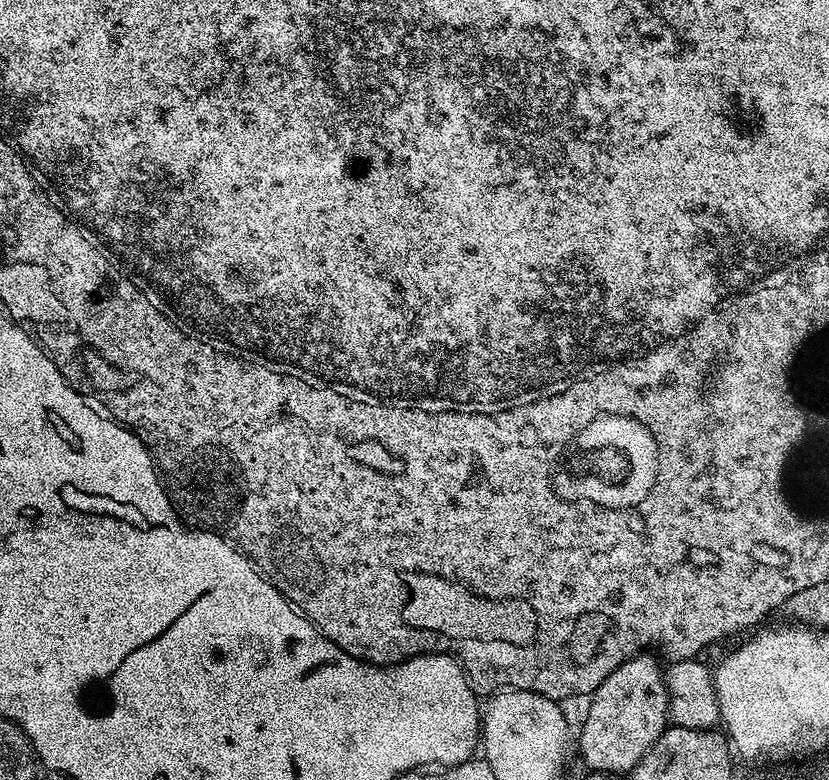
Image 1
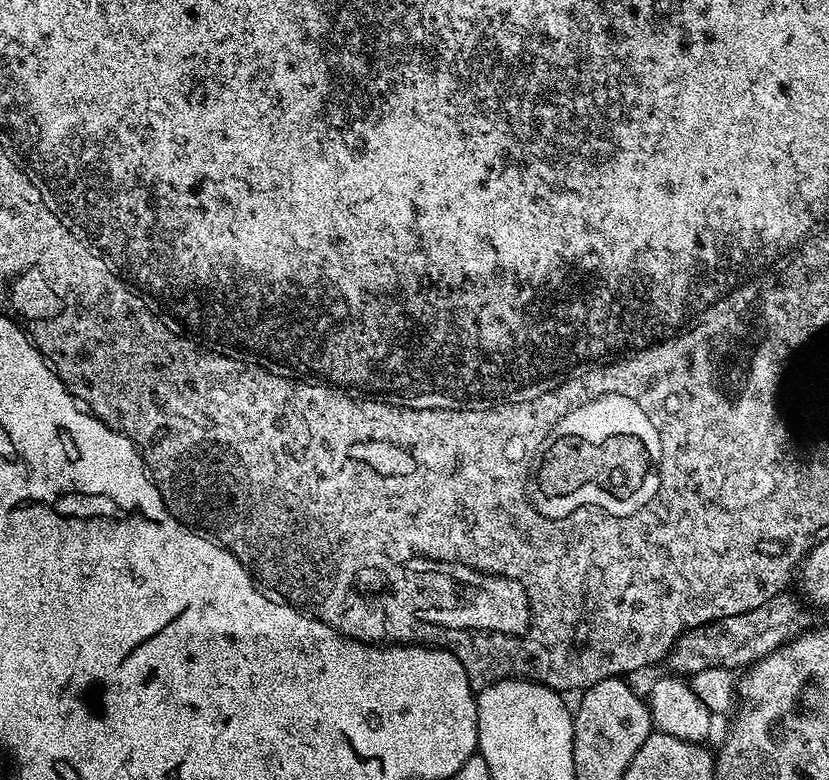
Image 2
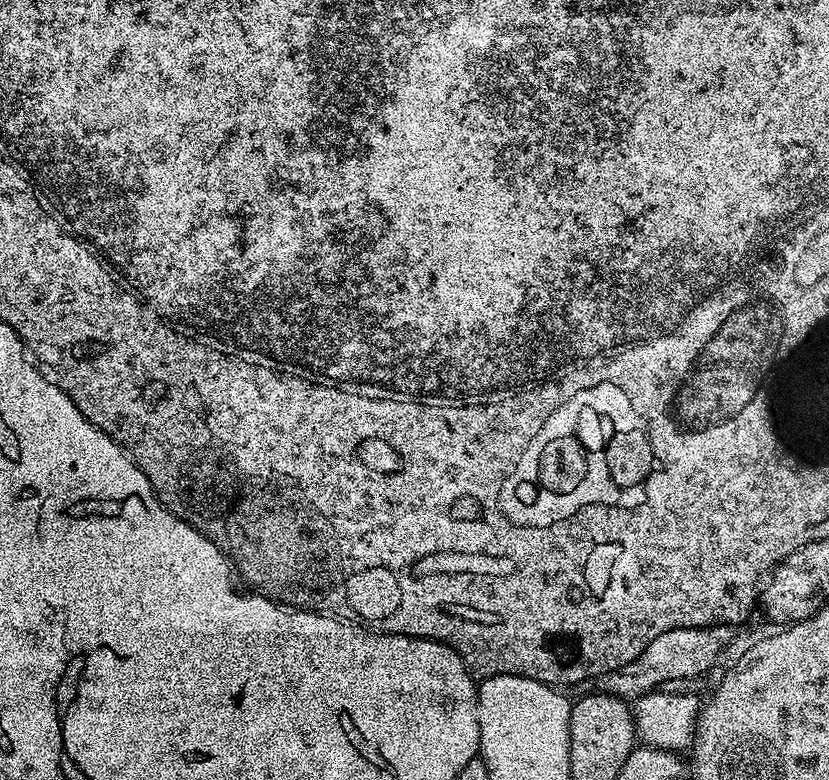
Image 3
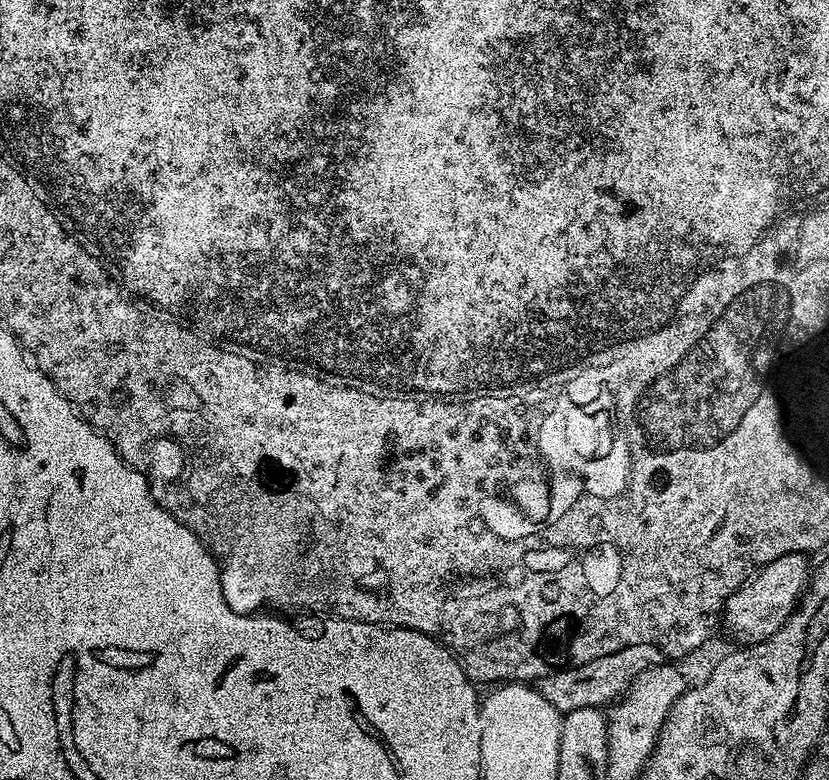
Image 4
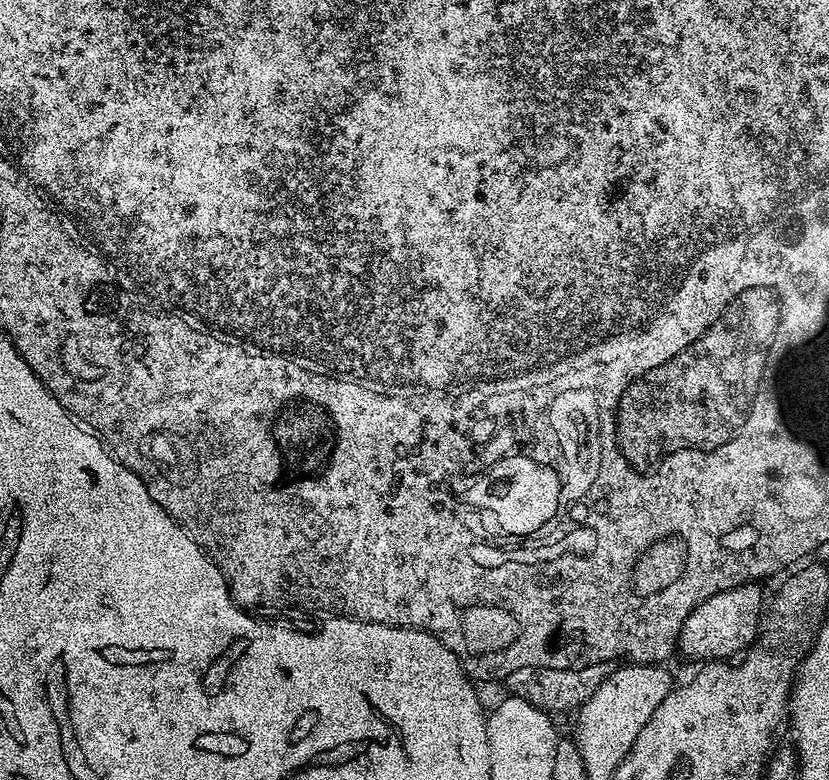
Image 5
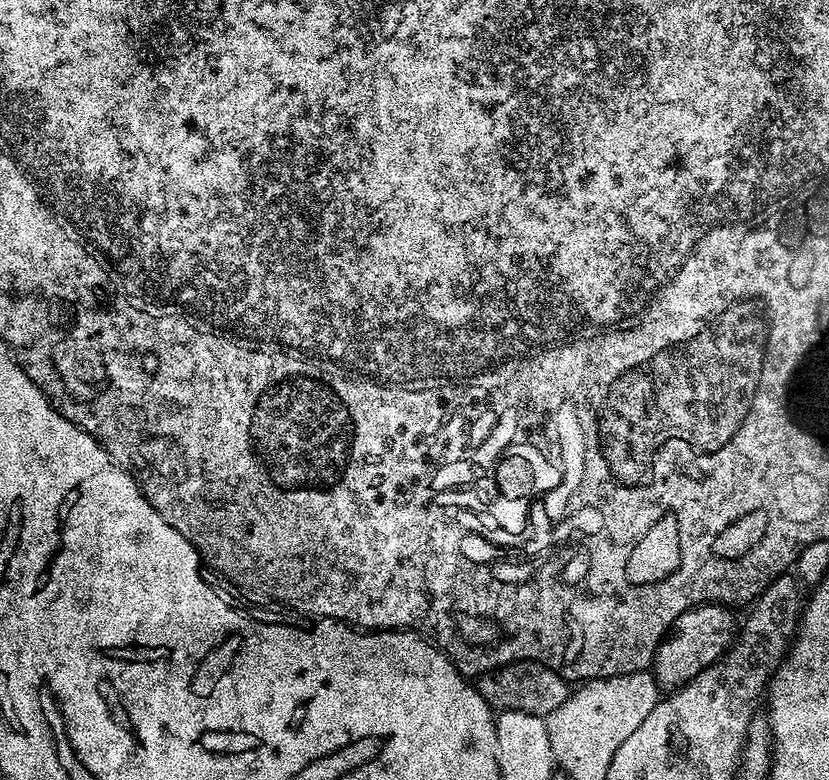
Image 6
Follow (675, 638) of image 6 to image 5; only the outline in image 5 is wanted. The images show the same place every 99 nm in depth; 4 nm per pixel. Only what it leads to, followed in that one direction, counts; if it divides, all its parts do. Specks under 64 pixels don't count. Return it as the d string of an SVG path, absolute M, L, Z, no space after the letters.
M759 583L743 584L730 590L722 590L706 602L698 605L686 618L678 641L679 655L689 656L699 662L728 662L752 647L760 635L762 613L766 608L766 596Z

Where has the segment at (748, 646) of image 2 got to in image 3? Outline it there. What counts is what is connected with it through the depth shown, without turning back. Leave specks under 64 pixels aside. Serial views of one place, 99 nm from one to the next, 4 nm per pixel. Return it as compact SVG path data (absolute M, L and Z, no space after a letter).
M724 626L710 628L675 628L666 634L658 634L638 658L626 662L621 668L606 672L599 677L598 688L601 692L608 692L617 696L619 700L636 701L647 692L672 686L675 680L692 680L703 672L708 672L716 664L716 659L724 652L728 644L729 629Z

